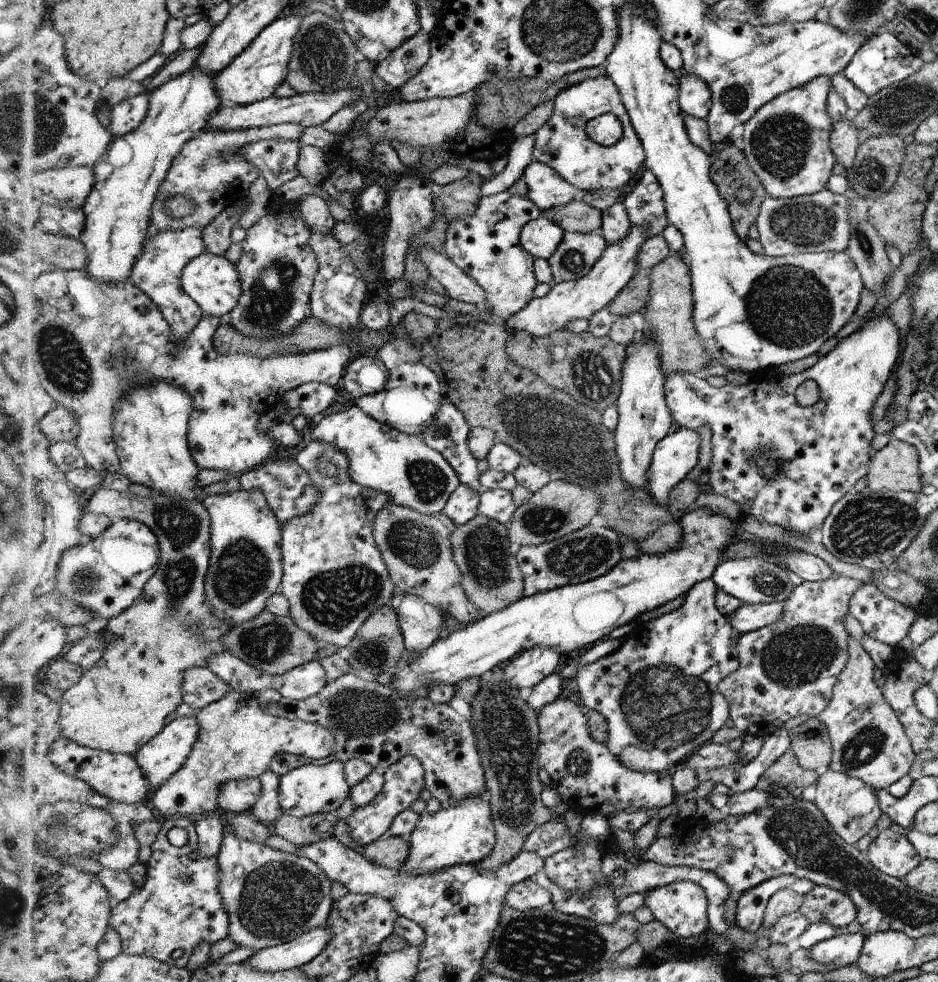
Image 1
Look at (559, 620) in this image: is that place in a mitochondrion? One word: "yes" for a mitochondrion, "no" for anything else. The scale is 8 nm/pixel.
no

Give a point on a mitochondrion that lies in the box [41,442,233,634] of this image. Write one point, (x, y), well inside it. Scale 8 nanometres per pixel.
(82, 581)

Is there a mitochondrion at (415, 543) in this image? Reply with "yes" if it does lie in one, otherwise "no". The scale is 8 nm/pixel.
yes

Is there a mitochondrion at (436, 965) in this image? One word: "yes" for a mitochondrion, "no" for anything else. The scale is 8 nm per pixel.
no

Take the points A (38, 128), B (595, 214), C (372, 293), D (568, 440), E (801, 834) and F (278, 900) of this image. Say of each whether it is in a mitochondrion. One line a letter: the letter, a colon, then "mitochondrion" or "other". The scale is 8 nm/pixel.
A: mitochondrion
B: other
C: other
D: mitochondrion
E: mitochondrion
F: mitochondrion

